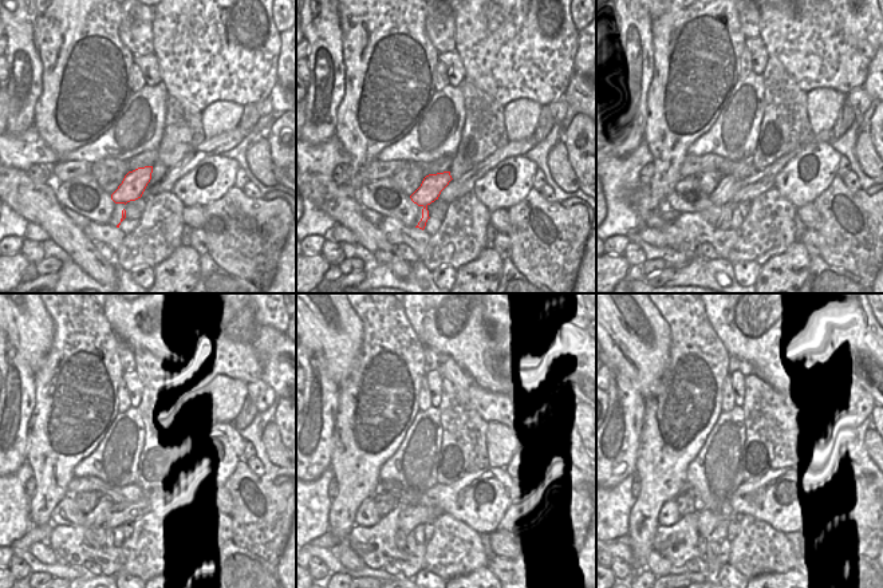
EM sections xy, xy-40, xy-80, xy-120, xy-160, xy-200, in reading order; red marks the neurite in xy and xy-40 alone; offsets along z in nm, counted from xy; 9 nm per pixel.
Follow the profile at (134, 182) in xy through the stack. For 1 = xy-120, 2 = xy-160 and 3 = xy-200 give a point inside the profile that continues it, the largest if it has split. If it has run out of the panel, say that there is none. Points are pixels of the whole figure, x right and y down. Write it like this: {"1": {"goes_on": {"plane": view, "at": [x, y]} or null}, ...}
{"1": {"goes_on": {"plane": "xy-120", "at": [122, 512]}}, "2": {"goes_on": {"plane": "xy-160", "at": [413, 516]}}, "3": {"goes_on": {"plane": "xy-200", "at": [708, 521]}}}

